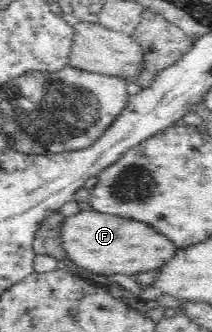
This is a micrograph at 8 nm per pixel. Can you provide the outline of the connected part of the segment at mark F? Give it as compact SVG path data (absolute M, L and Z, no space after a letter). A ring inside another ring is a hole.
M92 208L81 211L62 222L62 239L66 255L79 267L96 275L137 275L164 269L177 254L185 254L172 238L147 222L123 218L116 214L103 214Z

